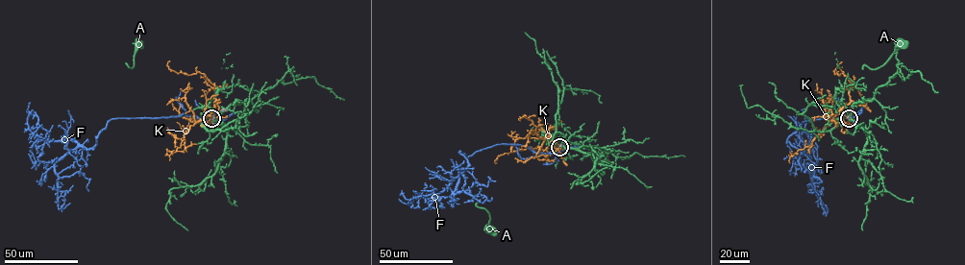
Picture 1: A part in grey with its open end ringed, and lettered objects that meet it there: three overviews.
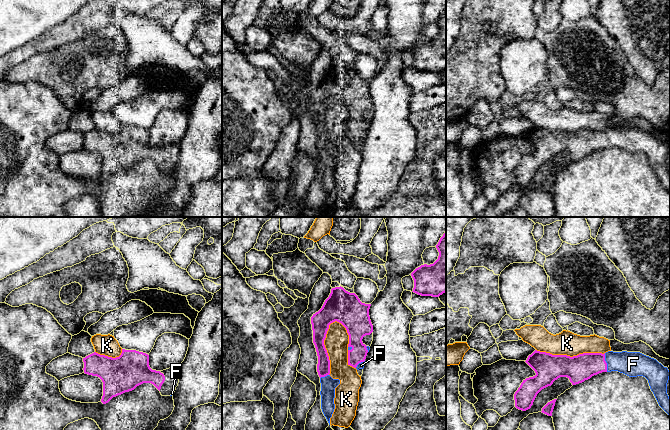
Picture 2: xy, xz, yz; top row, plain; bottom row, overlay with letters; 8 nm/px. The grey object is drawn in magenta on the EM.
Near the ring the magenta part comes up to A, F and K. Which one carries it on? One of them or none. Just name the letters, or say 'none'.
F

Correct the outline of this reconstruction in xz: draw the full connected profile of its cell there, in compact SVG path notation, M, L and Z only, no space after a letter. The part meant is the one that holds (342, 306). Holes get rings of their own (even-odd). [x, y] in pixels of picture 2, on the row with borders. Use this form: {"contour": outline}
{"contour": "M340 286L331 289L322 308L311 317L313 343L318 356L317 372L321 383L321 409L329 425L335 409L335 388L340 384L339 379L333 379L329 375L330 360L324 345L329 325L337 321L346 328L349 335L348 365L357 370L363 369L370 347L362 339L373 332L370 306L371 304L362 303L355 293Z"}

